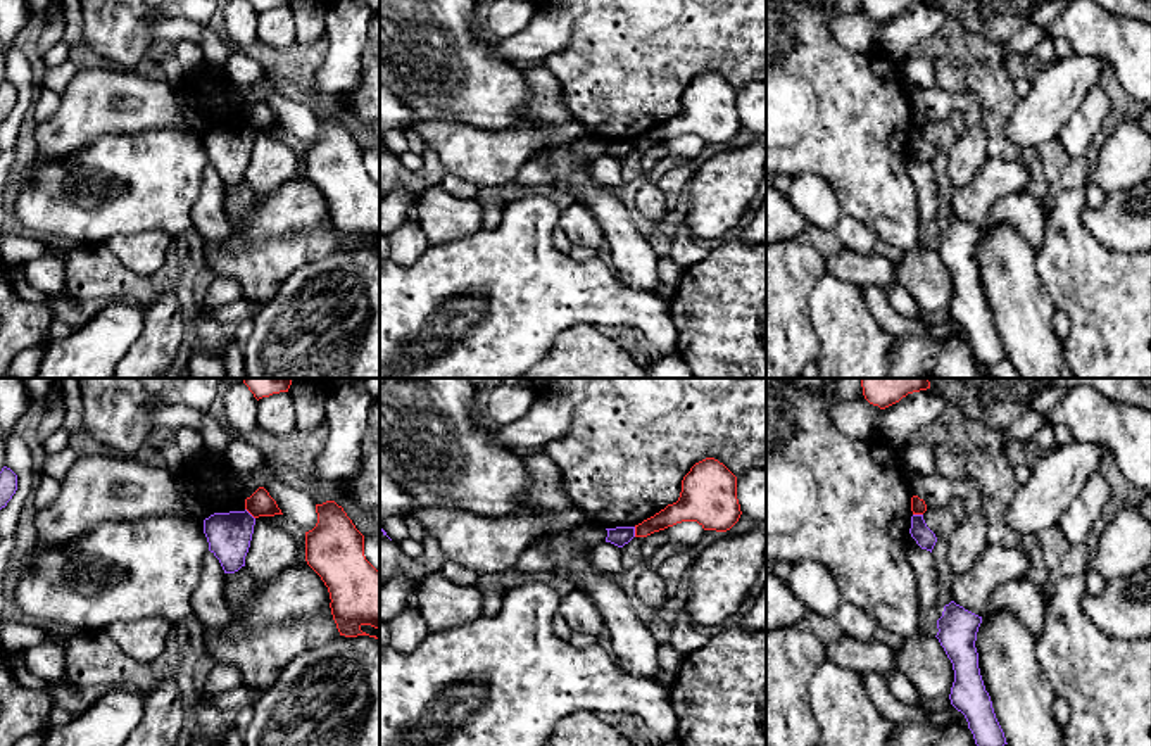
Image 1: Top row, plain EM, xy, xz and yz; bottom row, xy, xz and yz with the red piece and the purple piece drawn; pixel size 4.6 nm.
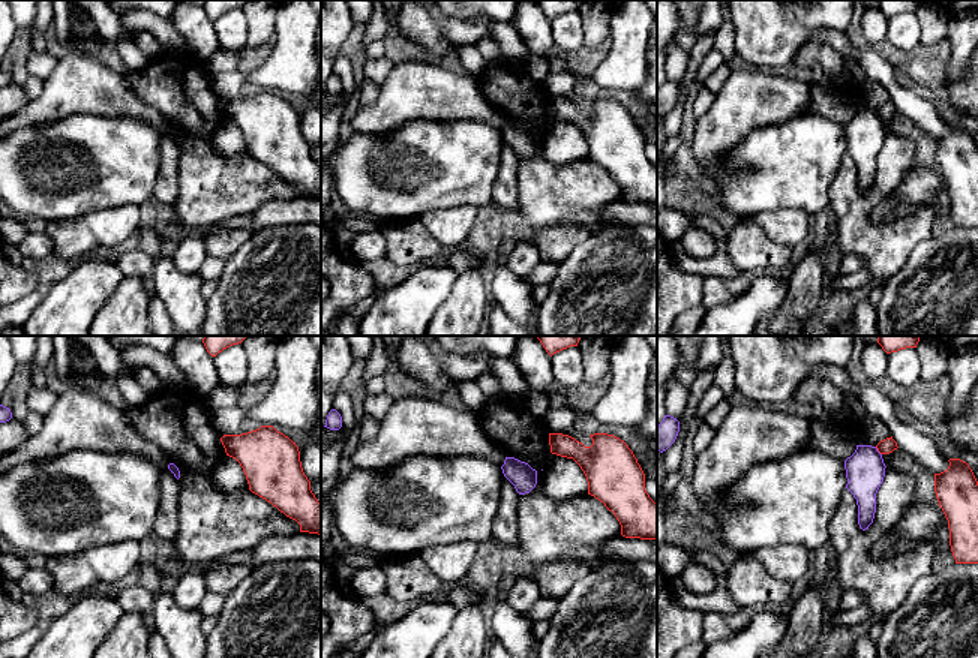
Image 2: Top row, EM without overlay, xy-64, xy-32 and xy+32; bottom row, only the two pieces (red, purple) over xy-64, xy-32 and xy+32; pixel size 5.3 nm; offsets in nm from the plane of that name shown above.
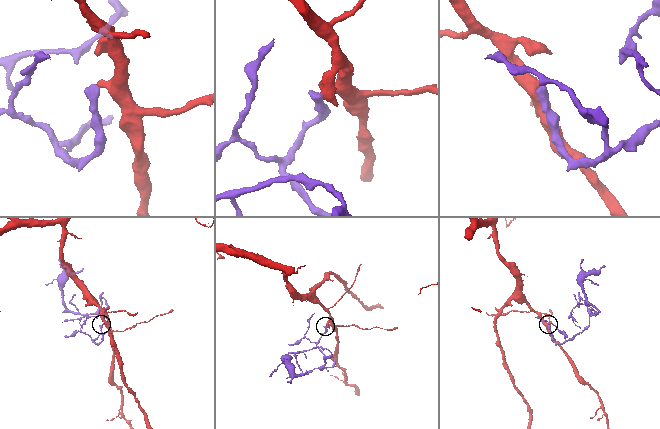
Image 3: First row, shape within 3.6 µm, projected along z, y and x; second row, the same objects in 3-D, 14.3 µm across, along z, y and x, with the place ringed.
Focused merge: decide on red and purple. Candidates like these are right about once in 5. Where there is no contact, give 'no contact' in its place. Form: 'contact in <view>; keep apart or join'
contact in xy; keep apart

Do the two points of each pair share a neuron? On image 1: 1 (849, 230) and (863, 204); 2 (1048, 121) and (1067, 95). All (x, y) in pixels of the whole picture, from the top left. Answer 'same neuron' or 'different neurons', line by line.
1: different neurons
2: same neuron

